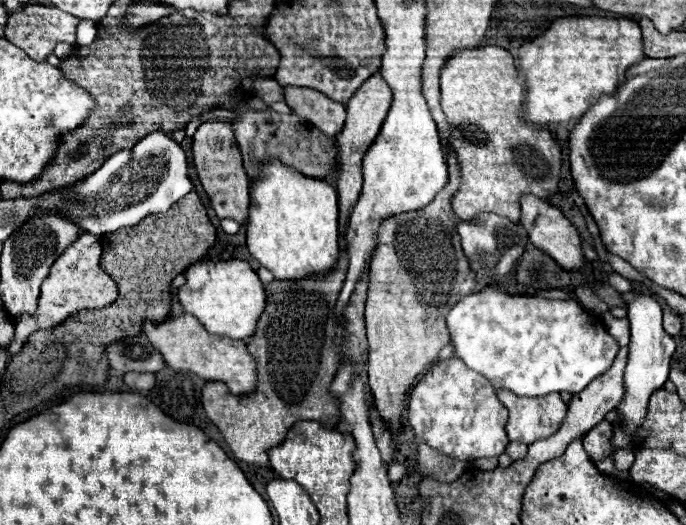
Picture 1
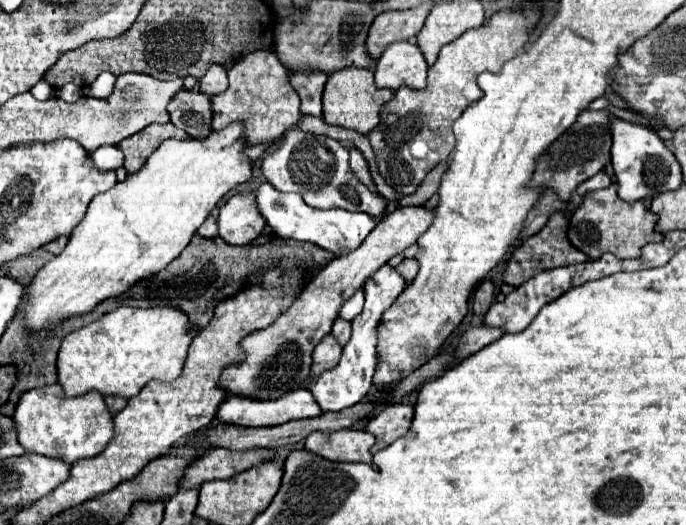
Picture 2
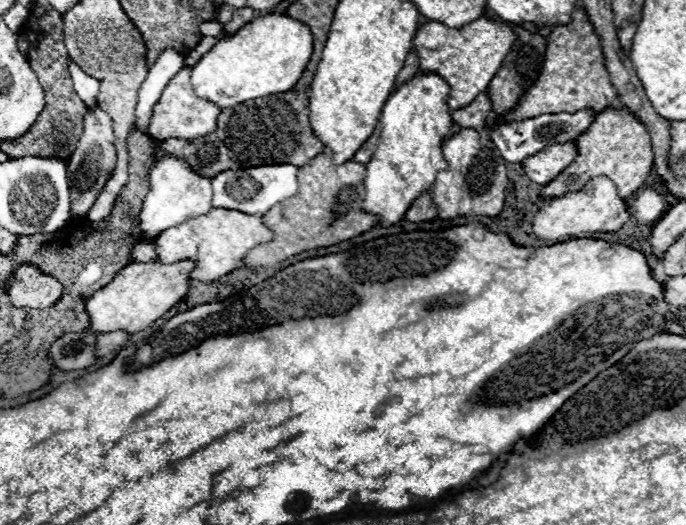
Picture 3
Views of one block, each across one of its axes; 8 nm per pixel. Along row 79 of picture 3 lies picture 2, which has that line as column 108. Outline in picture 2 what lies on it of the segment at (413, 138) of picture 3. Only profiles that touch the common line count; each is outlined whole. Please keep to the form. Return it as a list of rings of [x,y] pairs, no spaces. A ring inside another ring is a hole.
[[[60,384],[28,390],[20,398],[12,418],[18,432],[18,442],[26,452],[36,452],[70,464],[100,454],[112,440],[114,432],[112,414],[108,414],[108,408],[100,394],[90,392],[84,396],[68,398],[64,396]]]

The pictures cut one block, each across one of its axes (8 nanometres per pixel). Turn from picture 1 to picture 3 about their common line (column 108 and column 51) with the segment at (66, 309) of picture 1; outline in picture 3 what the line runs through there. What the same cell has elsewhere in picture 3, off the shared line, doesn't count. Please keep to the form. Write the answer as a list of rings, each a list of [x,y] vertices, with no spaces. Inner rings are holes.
[[[18,266],[6,288],[10,302],[18,308],[48,308],[58,302],[62,294],[60,282],[52,276],[40,274],[34,266]]]

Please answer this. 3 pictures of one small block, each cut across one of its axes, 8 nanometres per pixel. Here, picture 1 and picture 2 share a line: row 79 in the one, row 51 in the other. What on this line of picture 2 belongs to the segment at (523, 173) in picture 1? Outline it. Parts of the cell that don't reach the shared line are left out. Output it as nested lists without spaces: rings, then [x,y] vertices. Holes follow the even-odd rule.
[[[536,10],[496,12],[480,28],[468,30],[440,50],[436,64],[428,70],[428,86],[424,90],[396,90],[394,98],[380,110],[380,124],[368,134],[380,176],[384,176],[386,184],[400,194],[412,194],[424,176],[450,156],[454,150],[452,124],[470,104],[482,98],[482,92],[476,84],[478,74],[500,72],[504,62],[514,58],[528,42],[528,32],[536,26],[538,18],[540,14]],[[414,140],[428,144],[428,154],[424,158],[412,156],[410,146]]]

